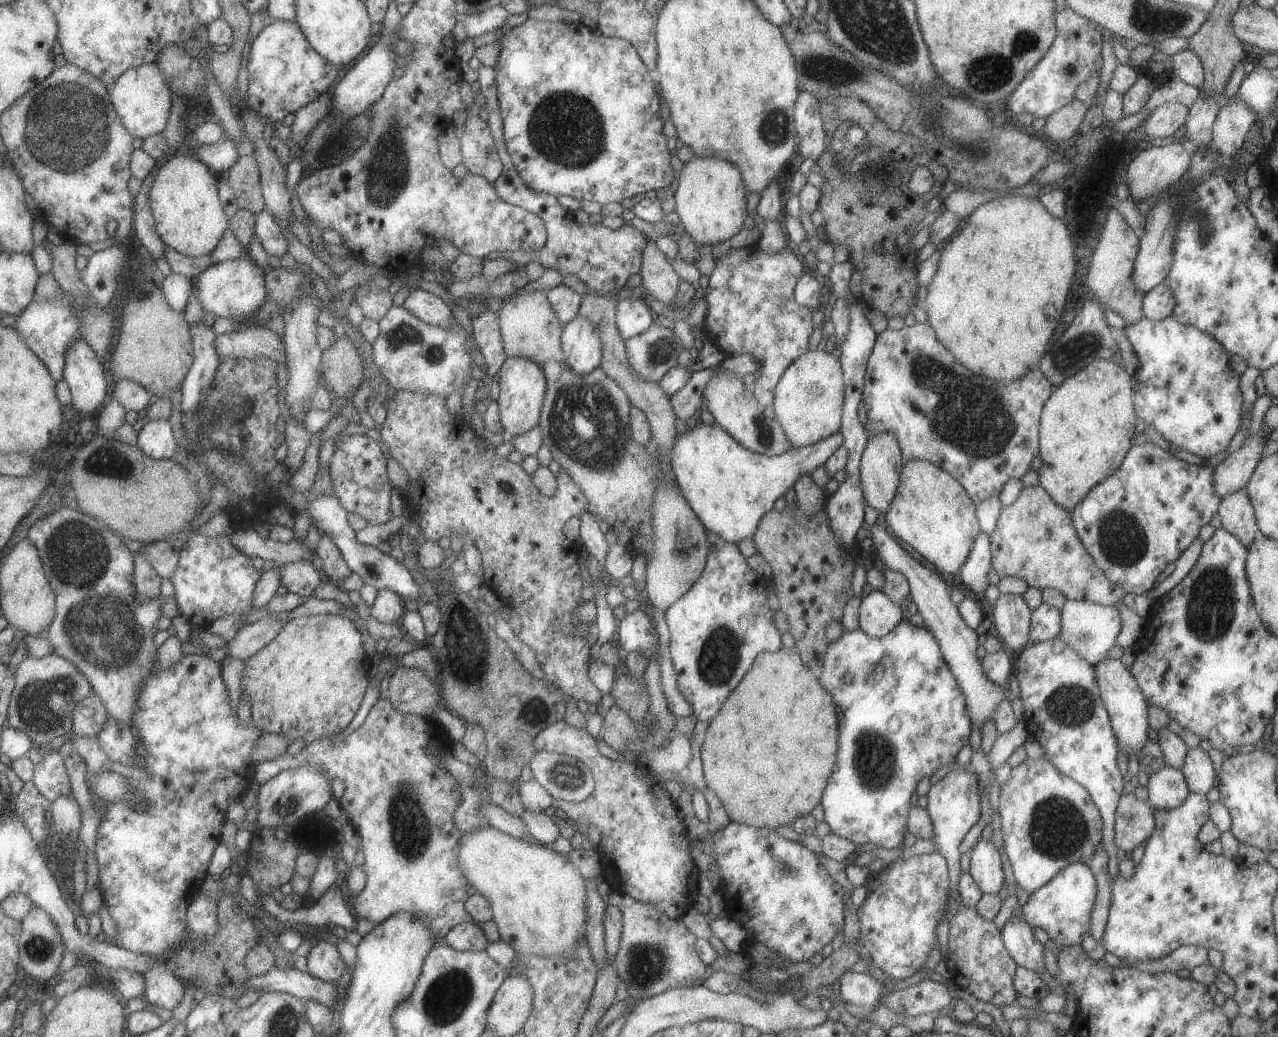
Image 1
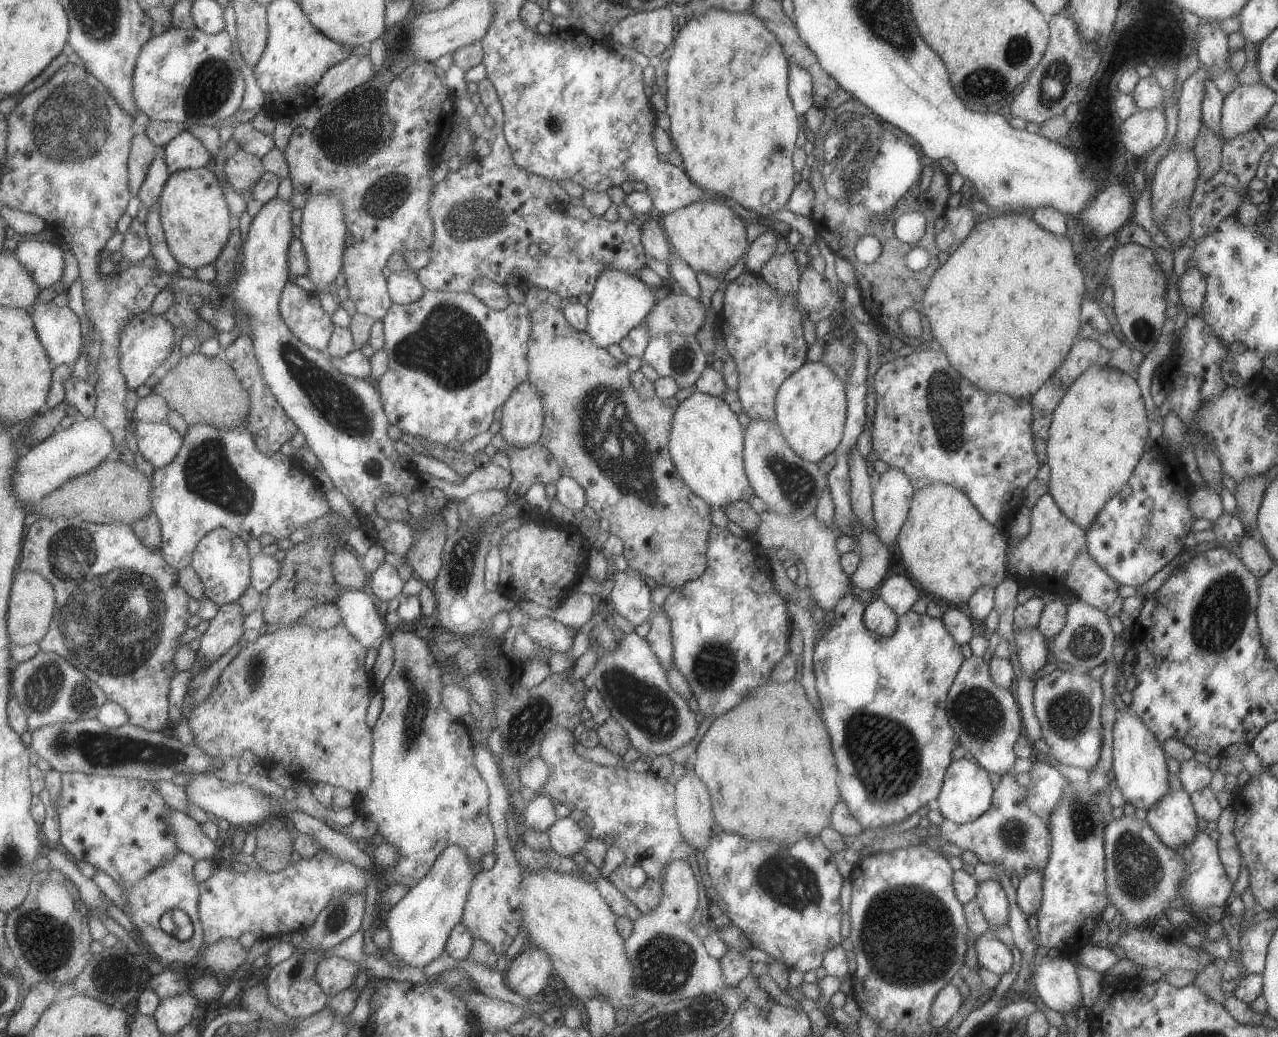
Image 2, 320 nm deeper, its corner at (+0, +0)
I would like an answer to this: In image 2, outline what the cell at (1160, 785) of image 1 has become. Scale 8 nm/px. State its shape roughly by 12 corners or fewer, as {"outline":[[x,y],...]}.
{"outline":[[1182,789],[1147,810],[1146,822],[1167,848],[1197,834],[1197,816]]}

